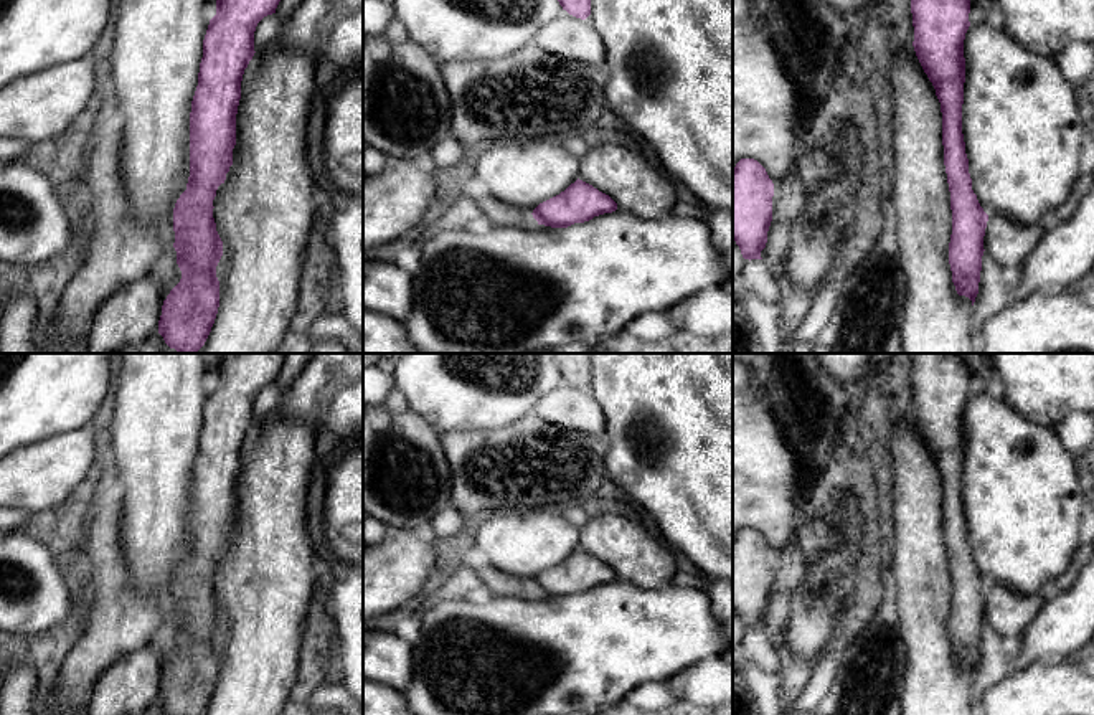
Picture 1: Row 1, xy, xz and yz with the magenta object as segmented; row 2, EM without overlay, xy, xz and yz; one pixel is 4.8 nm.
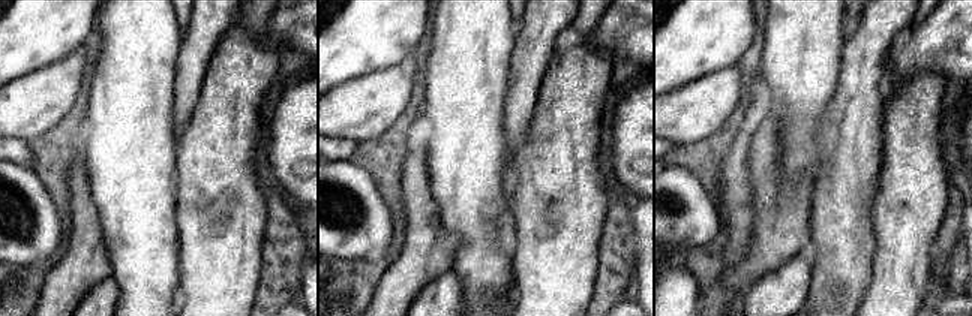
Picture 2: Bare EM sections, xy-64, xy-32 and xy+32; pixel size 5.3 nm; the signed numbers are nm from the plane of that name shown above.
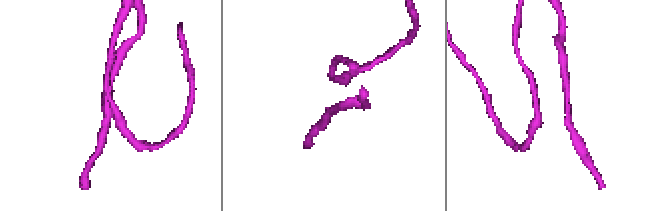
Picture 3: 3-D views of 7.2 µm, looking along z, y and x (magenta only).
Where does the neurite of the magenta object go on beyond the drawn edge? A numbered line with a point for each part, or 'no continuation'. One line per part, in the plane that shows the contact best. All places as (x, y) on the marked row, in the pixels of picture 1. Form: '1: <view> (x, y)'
1: xy (264, 212)

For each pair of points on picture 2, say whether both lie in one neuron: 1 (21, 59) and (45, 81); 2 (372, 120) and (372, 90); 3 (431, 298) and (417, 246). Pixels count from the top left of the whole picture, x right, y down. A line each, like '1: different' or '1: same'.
1: different
2: same
3: different

